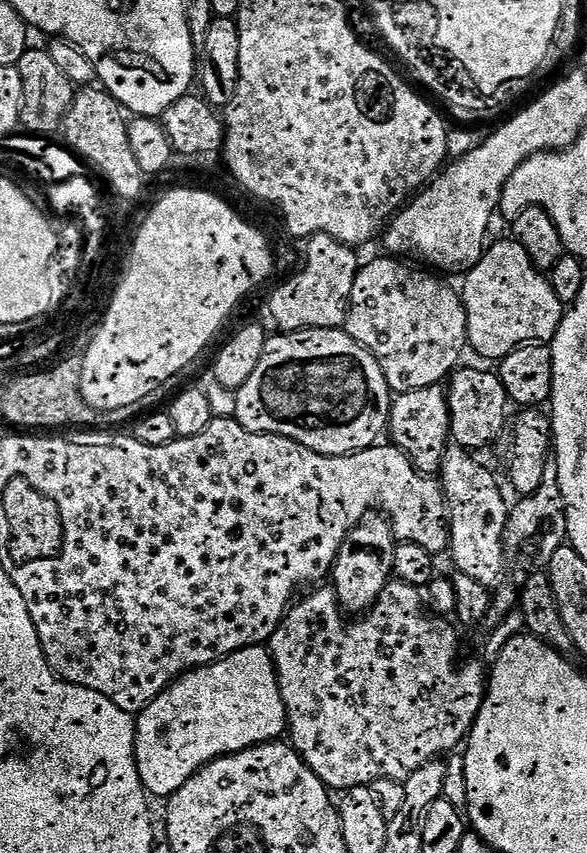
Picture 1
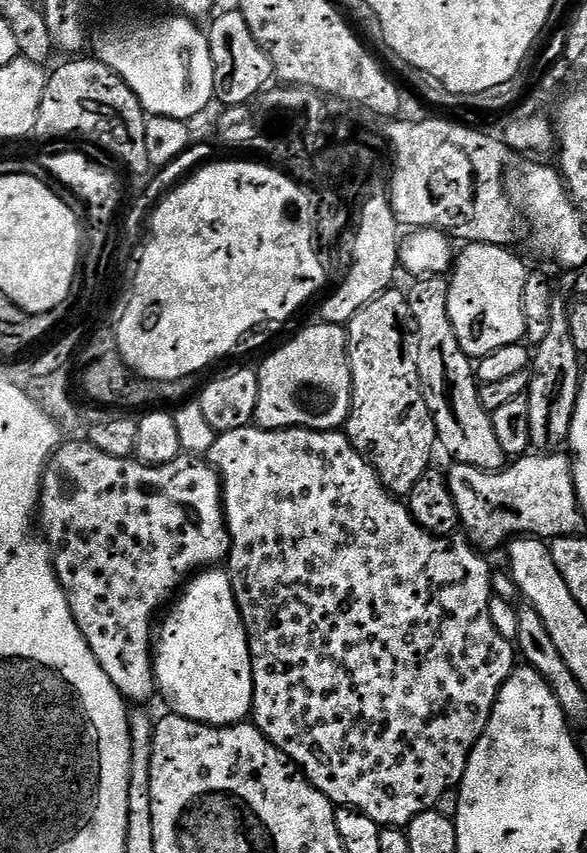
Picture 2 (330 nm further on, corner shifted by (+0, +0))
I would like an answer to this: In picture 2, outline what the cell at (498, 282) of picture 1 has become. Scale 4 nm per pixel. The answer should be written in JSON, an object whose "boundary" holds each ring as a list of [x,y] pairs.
{"boundary":[[[465,243],[450,272],[448,309],[454,334],[469,358],[479,358],[502,346],[521,343],[528,327],[522,310],[522,290],[529,269],[503,244]]]}

